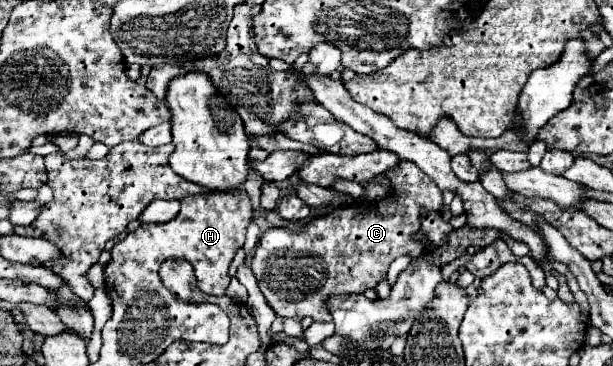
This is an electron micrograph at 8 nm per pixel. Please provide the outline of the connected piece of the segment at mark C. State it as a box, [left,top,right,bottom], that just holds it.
[252,160,442,320]

